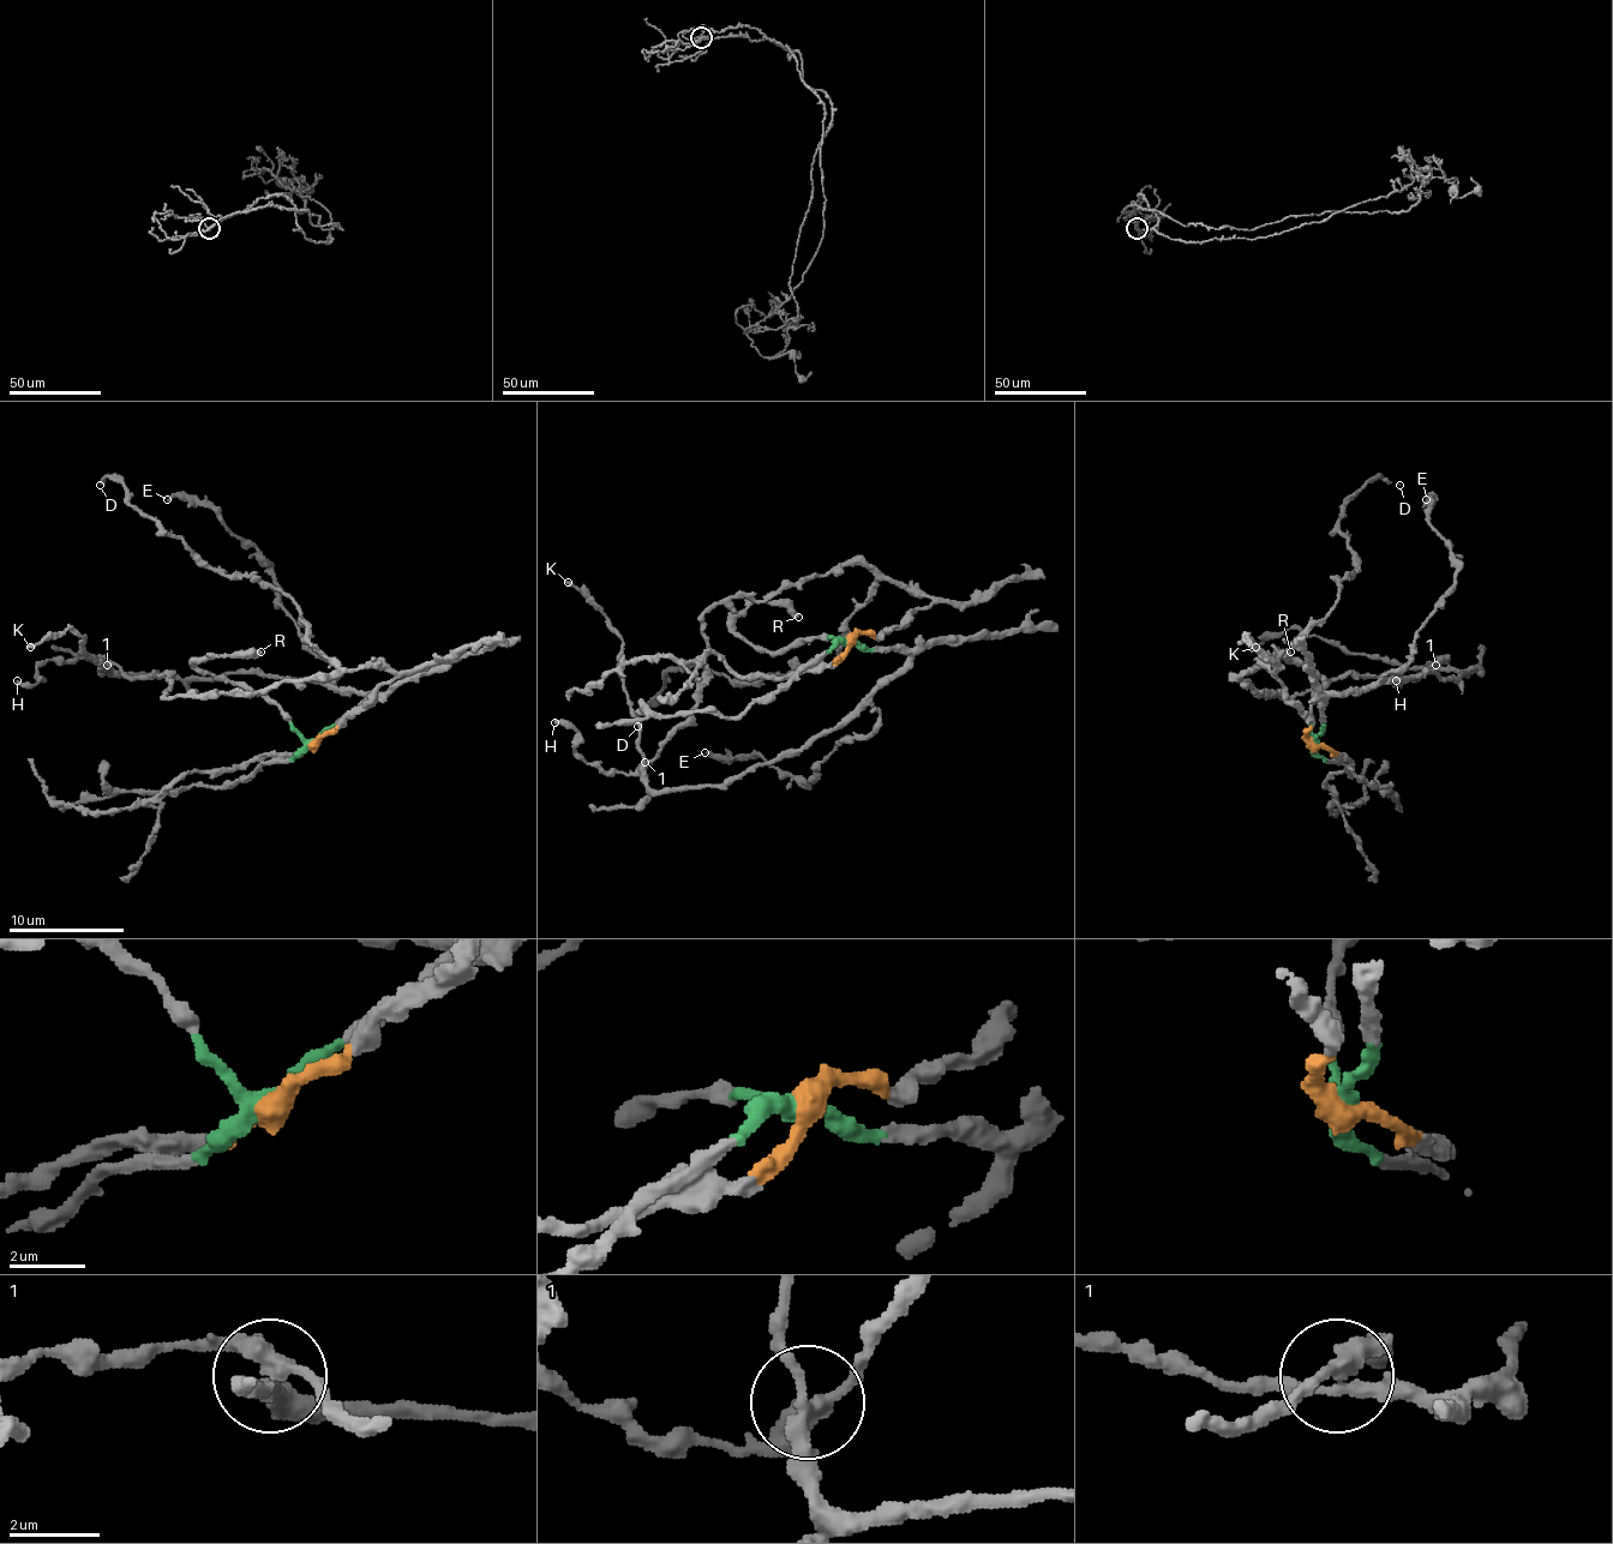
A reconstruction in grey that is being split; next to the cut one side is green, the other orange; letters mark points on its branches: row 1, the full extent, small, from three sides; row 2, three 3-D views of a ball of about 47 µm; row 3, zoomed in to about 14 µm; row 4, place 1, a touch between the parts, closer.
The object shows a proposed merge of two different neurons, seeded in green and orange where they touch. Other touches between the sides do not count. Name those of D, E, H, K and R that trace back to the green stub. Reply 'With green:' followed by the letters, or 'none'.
With green: E, K, R

